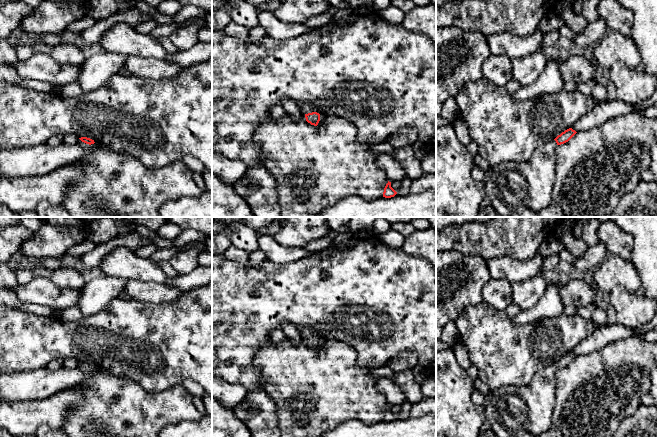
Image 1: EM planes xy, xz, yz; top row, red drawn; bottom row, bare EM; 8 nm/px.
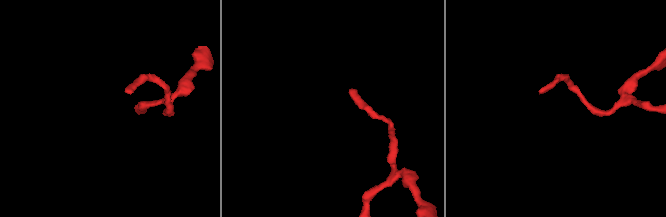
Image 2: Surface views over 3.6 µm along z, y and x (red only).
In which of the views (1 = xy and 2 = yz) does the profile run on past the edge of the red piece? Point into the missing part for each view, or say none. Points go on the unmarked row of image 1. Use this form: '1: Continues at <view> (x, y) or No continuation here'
1: Continues at xy (86, 370)
2: Continues at yz (510, 411)

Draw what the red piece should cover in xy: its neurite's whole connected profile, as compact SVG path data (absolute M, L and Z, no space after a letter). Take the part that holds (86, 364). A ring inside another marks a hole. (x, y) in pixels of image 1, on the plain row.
M87 361L79 362L78 367L82 369L85 373L93 373L96 370L96 367L94 366L94 364Z

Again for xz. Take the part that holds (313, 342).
M297 327L302 338L305 339L306 345L311 349L317 350L320 345L320 338L318 337L318 330L311 327Z

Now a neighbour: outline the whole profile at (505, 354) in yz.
M485 301L467 306L455 321L466 346L472 365L478 369L478 378L492 391L502 386L527 386L535 374L554 364L595 331L595 323L575 314L561 314L533 323L515 325L504 310L498 310Z

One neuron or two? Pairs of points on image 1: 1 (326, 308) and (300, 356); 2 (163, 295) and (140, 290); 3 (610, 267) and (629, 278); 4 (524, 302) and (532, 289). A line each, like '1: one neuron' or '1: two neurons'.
1: two neurons
2: one neuron
3: one neuron
4: one neuron

